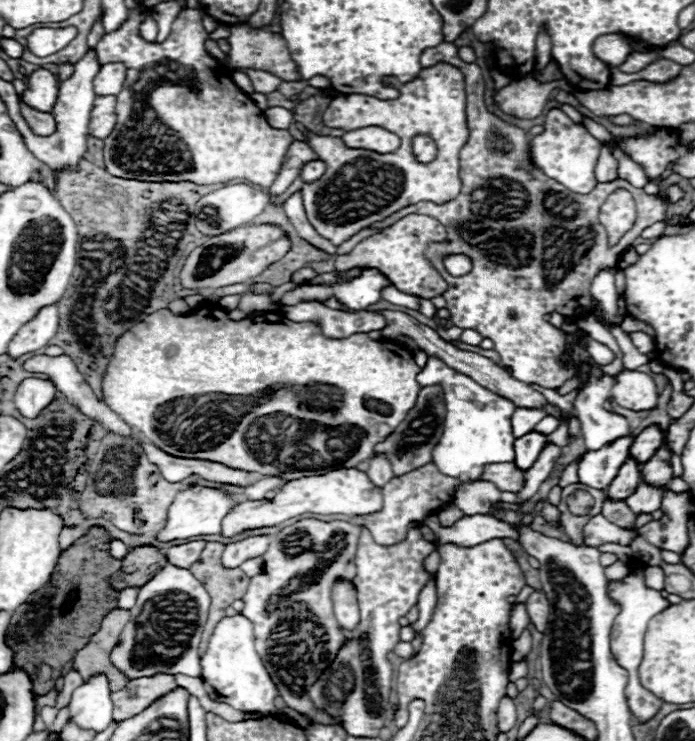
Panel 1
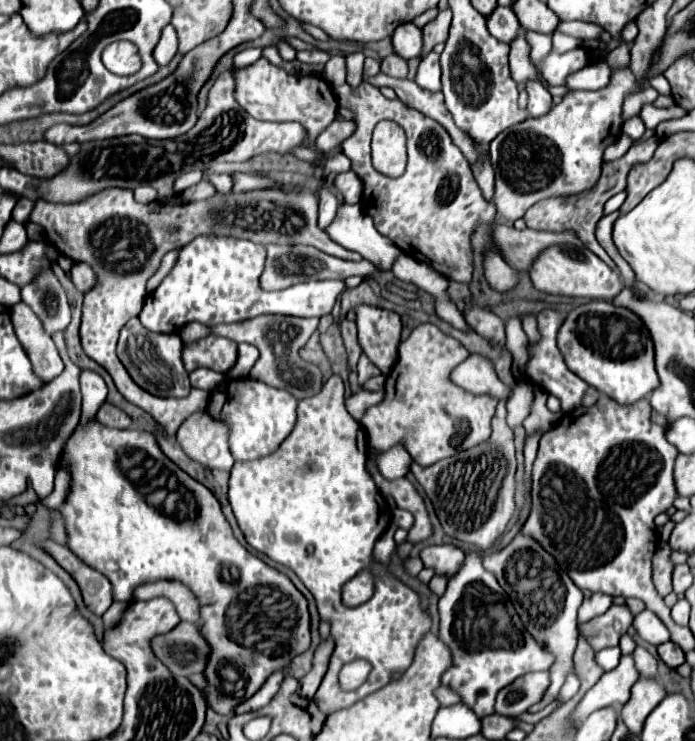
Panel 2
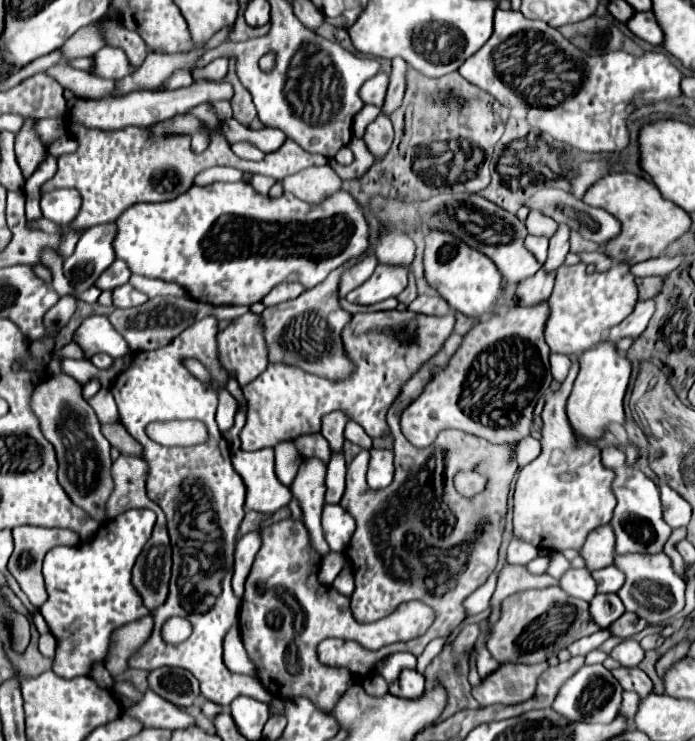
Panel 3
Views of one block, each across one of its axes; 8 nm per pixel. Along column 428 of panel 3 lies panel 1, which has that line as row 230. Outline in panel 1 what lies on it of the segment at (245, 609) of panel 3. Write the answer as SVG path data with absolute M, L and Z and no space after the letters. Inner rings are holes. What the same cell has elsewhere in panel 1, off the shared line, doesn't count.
M616 190L608 196L608 202L600 208L600 224L608 232L610 244L616 244L624 232L634 226L636 220L636 206L634 198L628 190Z

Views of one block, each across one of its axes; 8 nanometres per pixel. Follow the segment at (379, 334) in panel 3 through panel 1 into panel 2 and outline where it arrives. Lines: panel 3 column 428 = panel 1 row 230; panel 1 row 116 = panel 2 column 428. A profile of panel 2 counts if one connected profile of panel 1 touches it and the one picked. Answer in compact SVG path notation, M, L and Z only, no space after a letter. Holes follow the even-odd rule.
M434 324L416 326L408 340L400 344L400 356L386 378L382 402L366 410L360 420L368 432L368 444L384 452L402 442L416 464L430 466L484 442L490 436L496 400L492 396L474 396L448 380L450 370L468 354L458 340L446 336Z

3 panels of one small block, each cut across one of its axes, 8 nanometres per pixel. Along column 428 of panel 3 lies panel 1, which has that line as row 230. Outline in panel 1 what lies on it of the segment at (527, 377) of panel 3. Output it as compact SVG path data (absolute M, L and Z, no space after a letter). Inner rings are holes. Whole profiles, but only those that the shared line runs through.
M408 214L394 222L392 226L384 228L382 232L364 238L356 248L348 254L338 254L336 256L336 270L350 270L356 266L370 266L382 270L382 274L388 276L388 280L394 284L396 290L410 294L410 296L420 296L420 298L434 298L446 292L448 284L444 278L430 266L430 262L424 258L424 250L430 240L444 240L446 230L440 222L436 222L430 216L424 214Z

